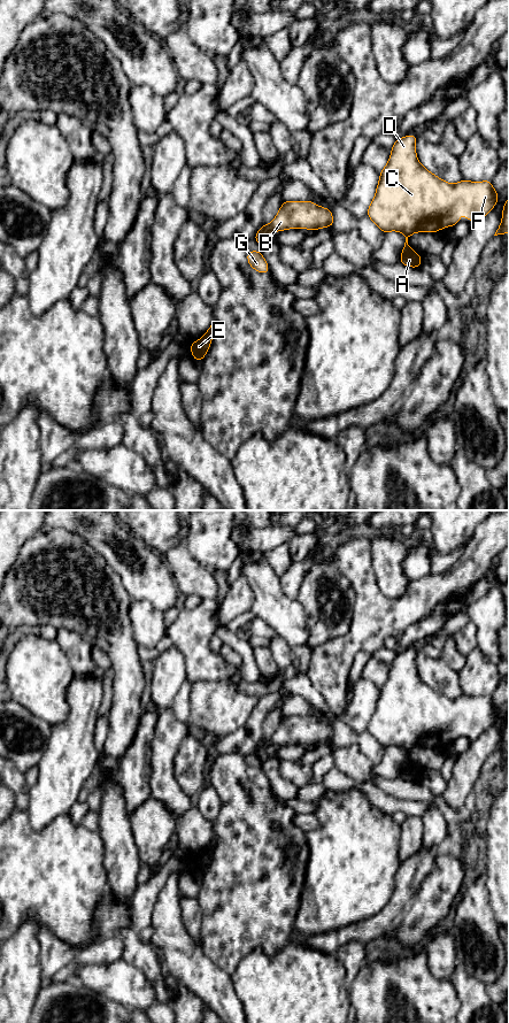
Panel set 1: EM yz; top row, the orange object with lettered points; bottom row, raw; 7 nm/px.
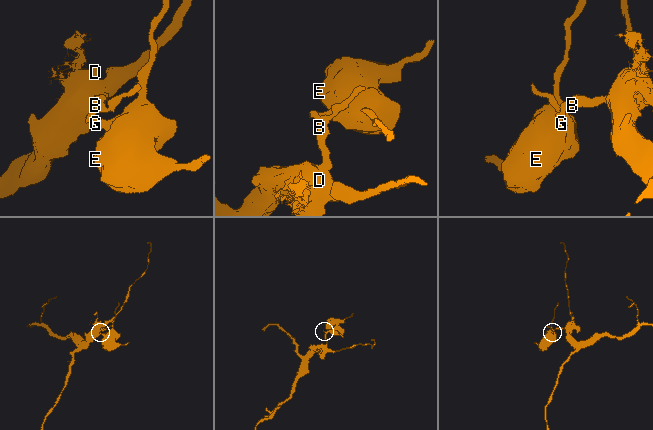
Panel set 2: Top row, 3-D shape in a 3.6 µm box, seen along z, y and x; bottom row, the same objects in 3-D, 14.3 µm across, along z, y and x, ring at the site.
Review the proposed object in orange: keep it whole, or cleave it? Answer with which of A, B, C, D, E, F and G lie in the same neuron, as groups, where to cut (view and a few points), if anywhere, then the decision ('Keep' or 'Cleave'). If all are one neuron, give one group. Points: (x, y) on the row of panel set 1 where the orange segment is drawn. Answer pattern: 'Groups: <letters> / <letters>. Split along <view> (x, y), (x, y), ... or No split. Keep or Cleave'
Groups: A B C D F / E G. Split along yz (257, 232), (268, 235). Cleave

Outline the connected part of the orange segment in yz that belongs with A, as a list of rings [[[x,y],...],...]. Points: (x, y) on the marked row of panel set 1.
[[[408,134],[398,139],[392,146],[386,167],[380,171],[379,183],[376,189],[375,198],[368,208],[369,218],[384,232],[398,231],[406,236],[406,243],[402,248],[400,263],[418,268],[422,259],[408,244],[408,238],[415,232],[431,232],[435,233],[438,230],[445,229],[447,225],[453,228],[461,220],[460,210],[464,210],[464,220],[472,220],[472,226],[477,225],[496,205],[499,195],[494,190],[491,180],[484,182],[469,182],[462,179],[456,184],[450,184],[437,177],[424,168],[416,155],[416,140],[417,137]]]

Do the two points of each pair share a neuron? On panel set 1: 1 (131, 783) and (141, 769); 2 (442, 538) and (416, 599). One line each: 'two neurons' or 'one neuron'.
1: one neuron
2: two neurons

